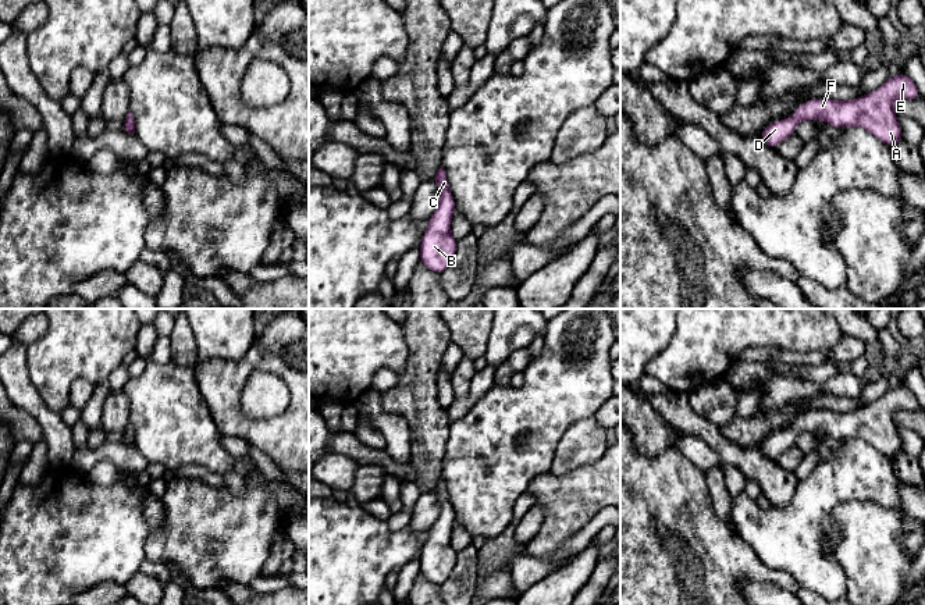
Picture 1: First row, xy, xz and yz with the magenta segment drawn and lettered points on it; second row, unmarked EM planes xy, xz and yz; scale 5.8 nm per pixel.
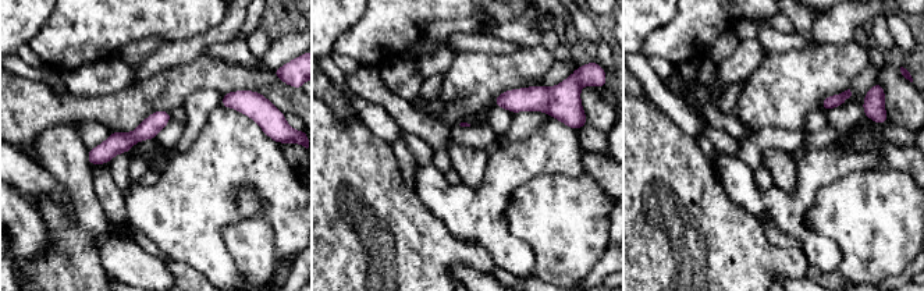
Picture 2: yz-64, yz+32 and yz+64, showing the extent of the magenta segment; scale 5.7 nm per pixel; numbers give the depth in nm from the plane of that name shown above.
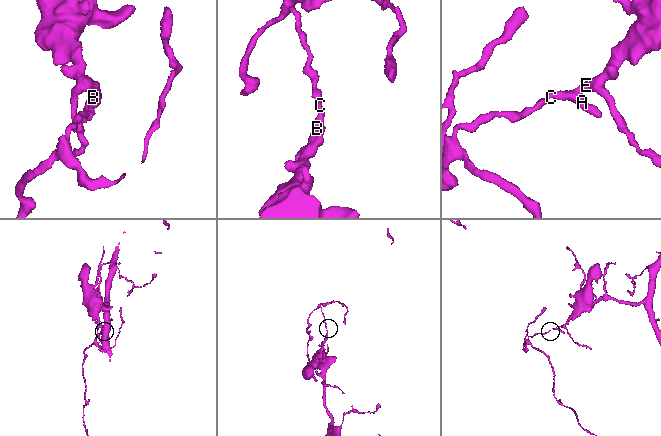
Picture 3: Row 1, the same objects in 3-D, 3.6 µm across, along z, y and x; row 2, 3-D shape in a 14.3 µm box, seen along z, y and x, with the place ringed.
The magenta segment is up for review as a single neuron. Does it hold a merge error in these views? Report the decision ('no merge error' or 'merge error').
no merge error

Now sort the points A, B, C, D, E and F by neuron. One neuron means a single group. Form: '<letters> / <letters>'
A B C D E F

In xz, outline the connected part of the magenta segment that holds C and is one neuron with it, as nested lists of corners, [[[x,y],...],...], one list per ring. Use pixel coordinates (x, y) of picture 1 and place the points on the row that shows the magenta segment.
[[[444,167],[435,174],[435,184],[440,189],[441,200],[428,218],[428,227],[419,243],[419,261],[433,273],[442,274],[451,264],[458,248],[458,241],[451,235],[451,221],[456,209]]]

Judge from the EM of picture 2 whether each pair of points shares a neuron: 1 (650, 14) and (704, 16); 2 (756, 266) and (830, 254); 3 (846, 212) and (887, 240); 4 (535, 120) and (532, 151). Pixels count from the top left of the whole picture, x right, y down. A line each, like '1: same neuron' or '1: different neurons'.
1: different neurons
2: different neurons
3: same neuron
4: different neurons

